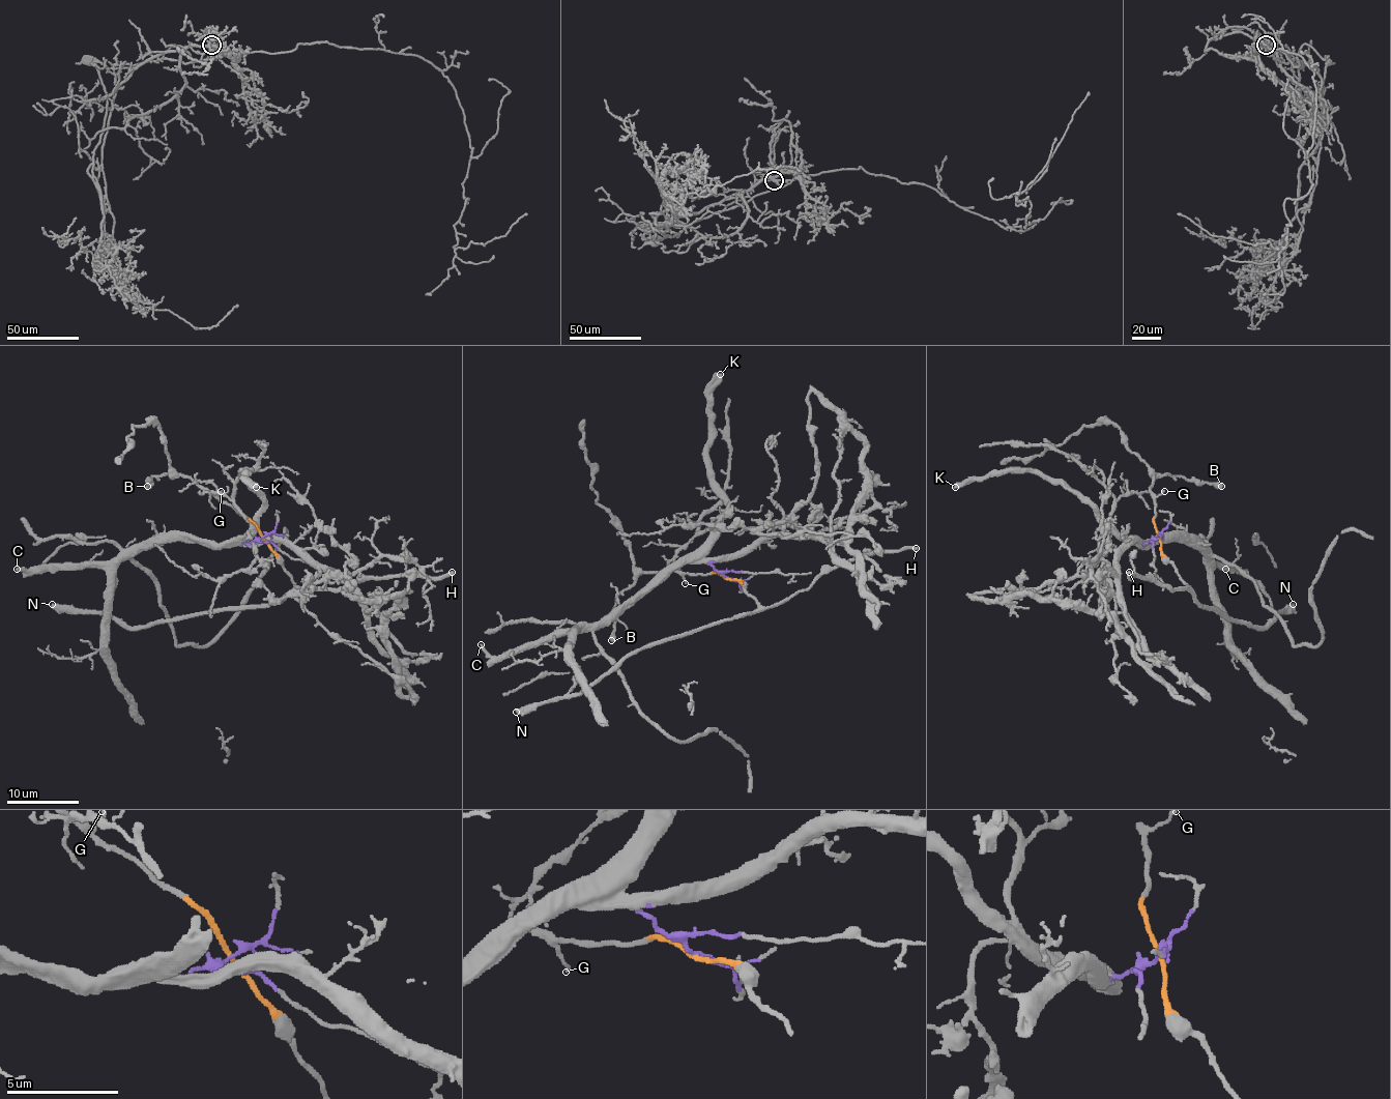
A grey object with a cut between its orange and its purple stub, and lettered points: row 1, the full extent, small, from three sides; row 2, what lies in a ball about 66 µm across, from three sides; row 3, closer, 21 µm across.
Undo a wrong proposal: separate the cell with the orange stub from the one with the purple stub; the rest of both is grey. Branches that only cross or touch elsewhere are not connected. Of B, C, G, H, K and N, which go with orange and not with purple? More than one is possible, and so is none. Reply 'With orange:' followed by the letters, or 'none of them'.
With orange: B, G, H, N

